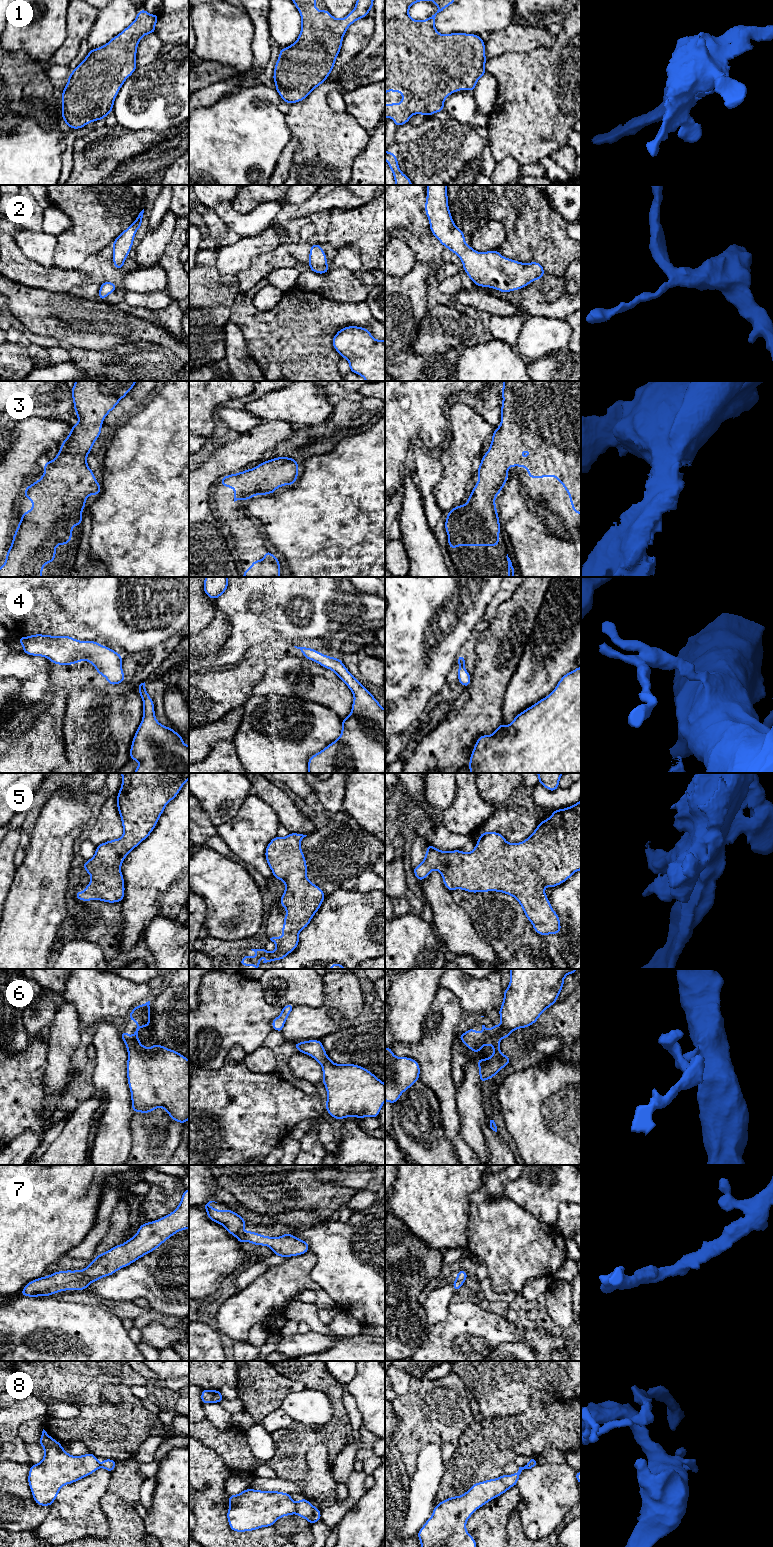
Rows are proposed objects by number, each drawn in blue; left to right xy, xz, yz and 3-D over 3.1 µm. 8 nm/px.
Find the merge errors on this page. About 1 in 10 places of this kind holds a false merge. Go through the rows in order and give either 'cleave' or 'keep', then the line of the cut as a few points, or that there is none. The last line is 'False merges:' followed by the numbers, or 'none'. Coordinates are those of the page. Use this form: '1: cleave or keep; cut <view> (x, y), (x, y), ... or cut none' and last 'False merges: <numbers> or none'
1: keep; cut none
2: keep; cut none
3: keep; cut none
4: keep; cut none
5: keep; cut none
6: keep; cut none
7: keep; cut none
8: cleave; cut xz (294, 1503), (296, 1512)
False merges: 8

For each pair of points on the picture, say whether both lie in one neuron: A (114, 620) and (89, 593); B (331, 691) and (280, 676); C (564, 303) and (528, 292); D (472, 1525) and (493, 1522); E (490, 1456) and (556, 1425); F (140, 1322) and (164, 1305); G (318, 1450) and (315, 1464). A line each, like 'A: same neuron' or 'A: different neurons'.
A: same neuron
B: same neuron
C: same neuron
D: same neuron
E: same neuron
F: different neurons
G: same neuron

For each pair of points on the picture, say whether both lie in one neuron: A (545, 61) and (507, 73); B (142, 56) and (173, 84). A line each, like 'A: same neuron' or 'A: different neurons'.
A: same neuron
B: different neurons

